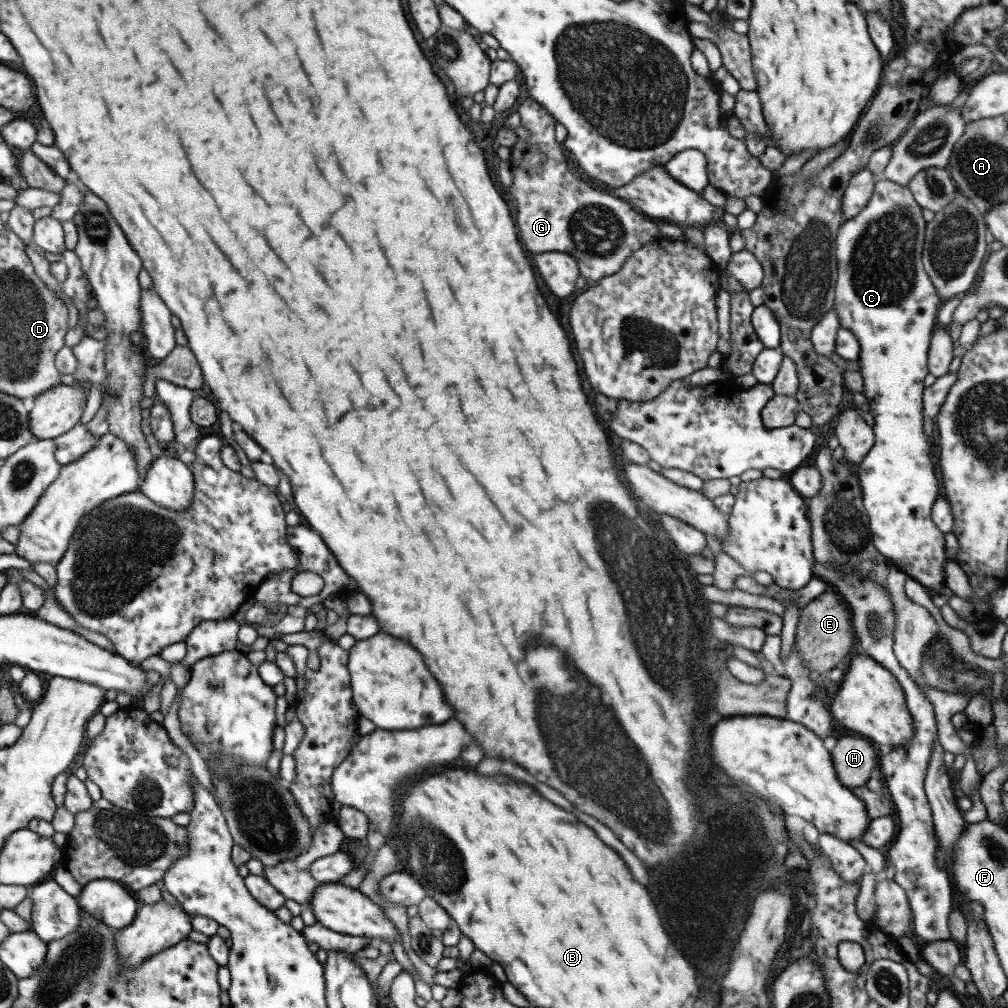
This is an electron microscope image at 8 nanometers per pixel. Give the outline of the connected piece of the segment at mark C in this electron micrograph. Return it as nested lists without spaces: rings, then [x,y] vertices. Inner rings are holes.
[[[880,178],[876,179],[873,192],[866,206],[851,219],[844,222],[836,230],[835,241],[835,258],[837,264],[837,277],[834,284],[834,308],[839,319],[839,326],[847,328],[847,331],[857,339],[859,343],[859,373],[863,381],[863,395],[867,400],[869,412],[873,418],[873,426],[871,426],[874,434],[873,446],[867,451],[865,457],[857,464],[854,471],[858,478],[859,486],[861,487],[862,505],[867,515],[868,529],[871,531],[871,542],[874,546],[874,551],[879,552],[887,561],[895,566],[900,572],[906,576],[910,576],[917,581],[928,594],[938,592],[945,585],[944,565],[947,562],[945,558],[945,544],[943,543],[943,533],[933,524],[931,520],[931,506],[934,500],[939,497],[939,482],[933,473],[933,462],[929,458],[929,438],[923,433],[922,427],[922,412],[921,412],[921,396],[923,392],[923,378],[927,376],[928,368],[926,364],[927,350],[929,340],[933,332],[933,322],[935,322],[936,312],[939,309],[939,296],[935,292],[935,288],[931,284],[927,273],[925,272],[921,262],[922,244],[924,241],[924,229],[926,222],[922,218],[922,209],[915,203],[912,194],[905,186],[895,184],[891,181],[885,181]]]

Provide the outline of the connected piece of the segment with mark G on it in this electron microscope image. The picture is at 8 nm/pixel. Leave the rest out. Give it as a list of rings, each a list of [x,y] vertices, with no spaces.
[[[528,97],[517,106],[521,128],[527,130],[529,138],[516,140],[510,149],[510,168],[513,178],[509,186],[509,194],[515,200],[515,226],[523,246],[531,252],[567,252],[571,258],[577,260],[579,276],[585,280],[599,280],[619,270],[623,260],[637,250],[641,244],[662,238],[657,226],[645,222],[645,216],[637,214],[637,210],[623,199],[600,192],[587,186],[579,178],[575,178],[565,161],[565,154],[560,144],[554,140],[555,120],[549,116],[537,102]]]

